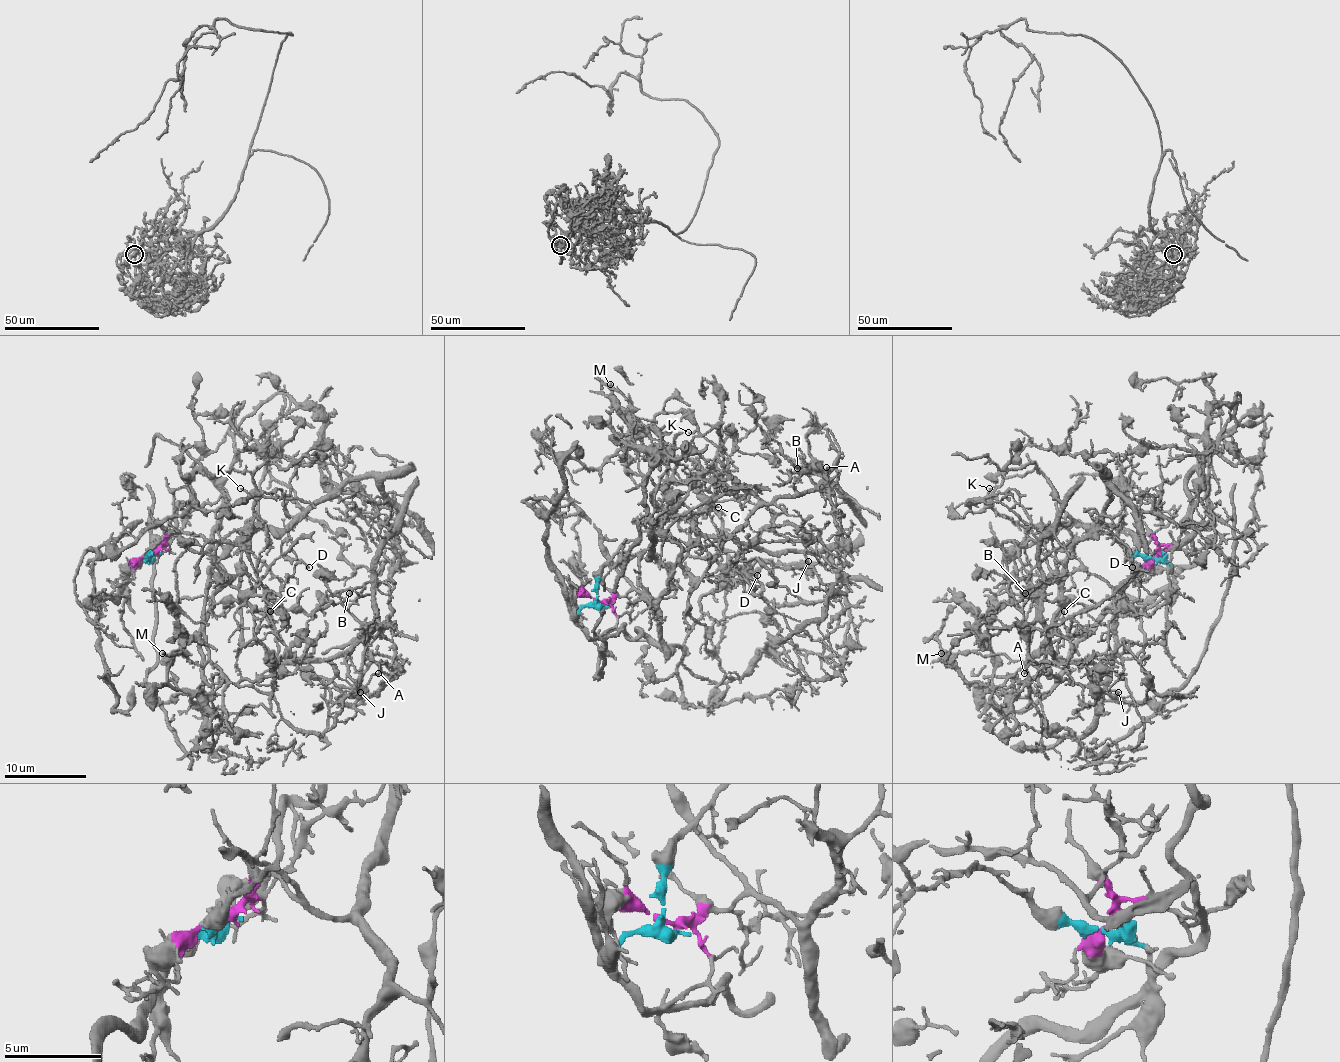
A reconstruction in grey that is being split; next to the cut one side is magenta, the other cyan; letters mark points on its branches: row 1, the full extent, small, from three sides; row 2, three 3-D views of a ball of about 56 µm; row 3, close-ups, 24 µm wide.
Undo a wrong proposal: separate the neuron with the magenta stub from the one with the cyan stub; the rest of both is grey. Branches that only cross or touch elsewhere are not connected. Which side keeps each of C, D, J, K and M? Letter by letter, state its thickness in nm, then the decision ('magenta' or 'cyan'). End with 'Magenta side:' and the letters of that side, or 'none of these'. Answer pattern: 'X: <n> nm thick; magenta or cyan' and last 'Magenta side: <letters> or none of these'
C: 100 nm thick; magenta
D: 140 nm thick; cyan
J: 130 nm thick; magenta
K: 150 nm thick; magenta
M: 200 nm thick; cyan
Magenta side: C, J, K

